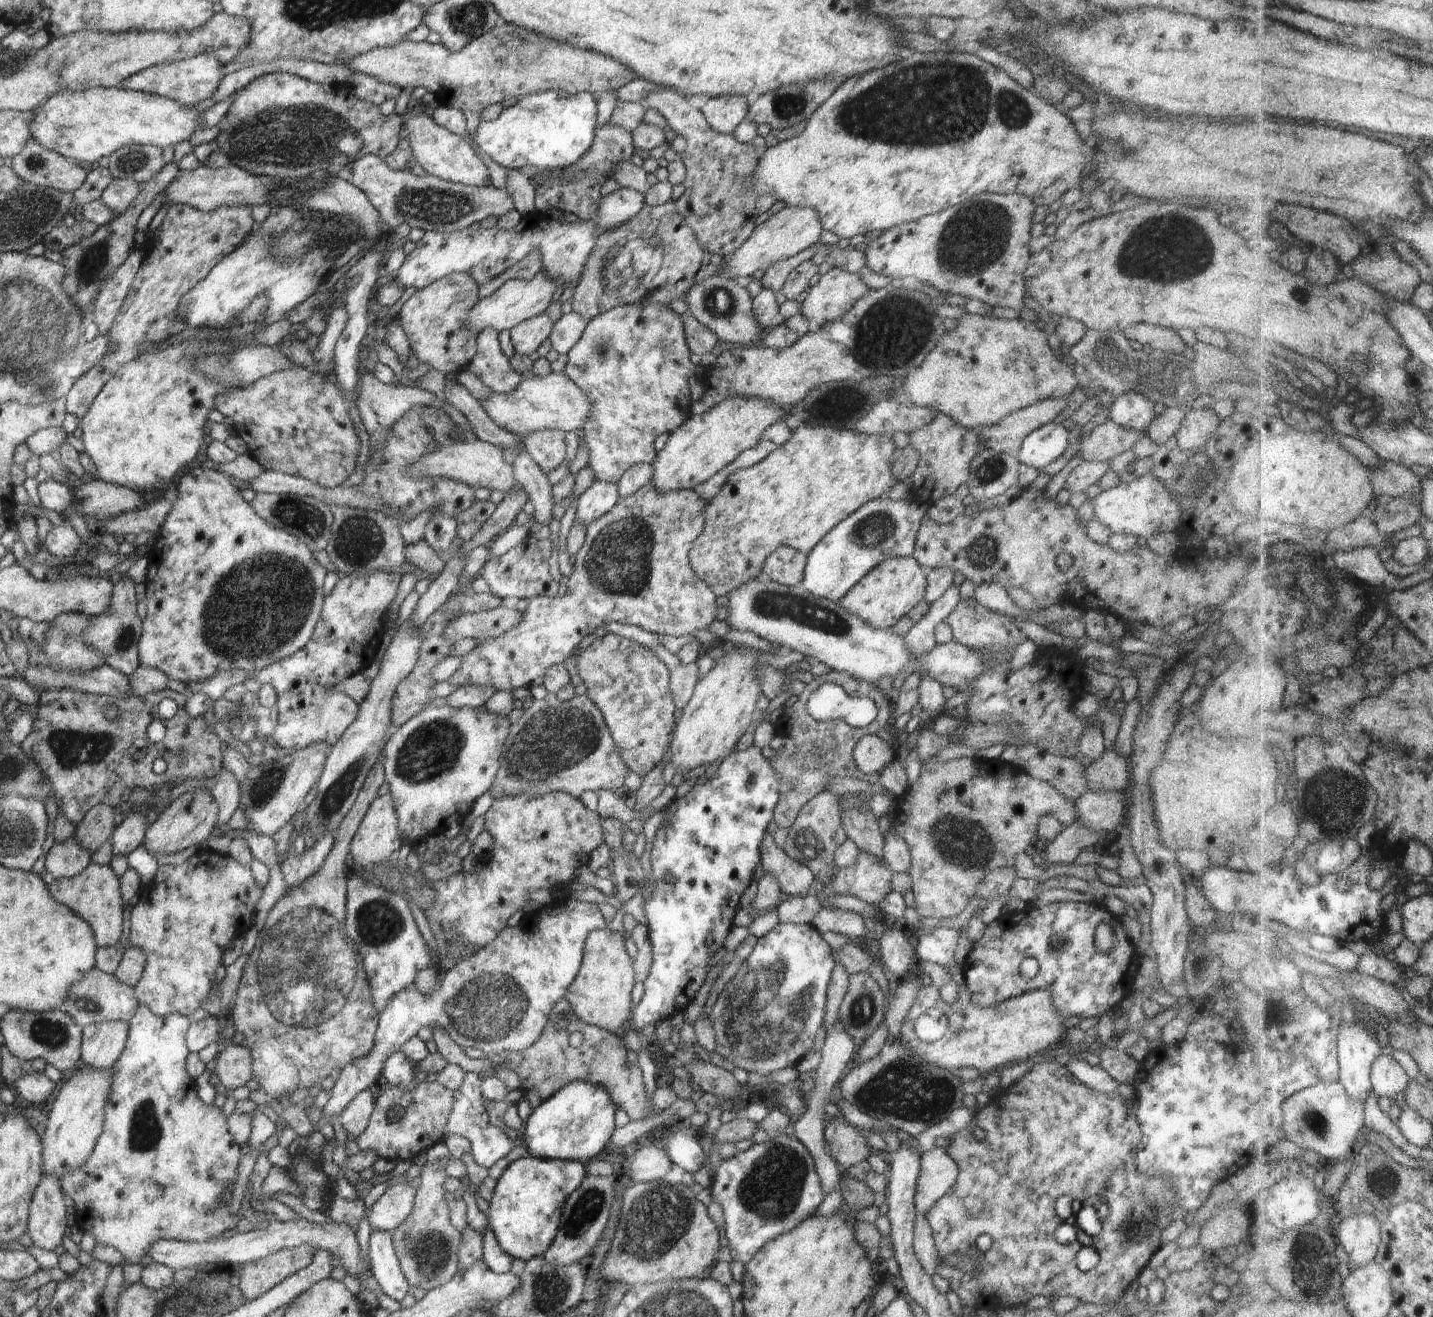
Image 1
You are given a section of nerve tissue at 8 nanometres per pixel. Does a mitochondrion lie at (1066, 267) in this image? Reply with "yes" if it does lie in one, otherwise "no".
no

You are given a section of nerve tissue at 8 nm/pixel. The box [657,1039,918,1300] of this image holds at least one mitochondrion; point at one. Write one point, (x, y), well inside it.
(772, 1188)

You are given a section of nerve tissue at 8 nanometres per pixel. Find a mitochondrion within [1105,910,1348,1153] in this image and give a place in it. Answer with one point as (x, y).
(1278, 1014)

